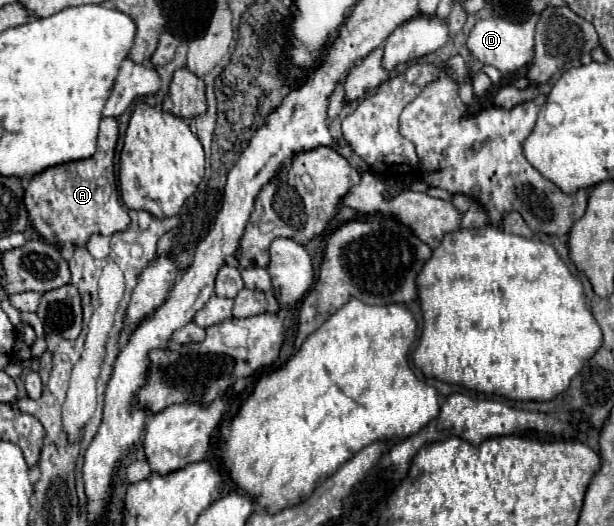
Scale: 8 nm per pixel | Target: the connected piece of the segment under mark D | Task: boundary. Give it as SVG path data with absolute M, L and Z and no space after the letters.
M480 18L470 30L466 46L478 62L490 64L504 74L518 74L528 68L534 58L534 22L514 24L502 18Z

